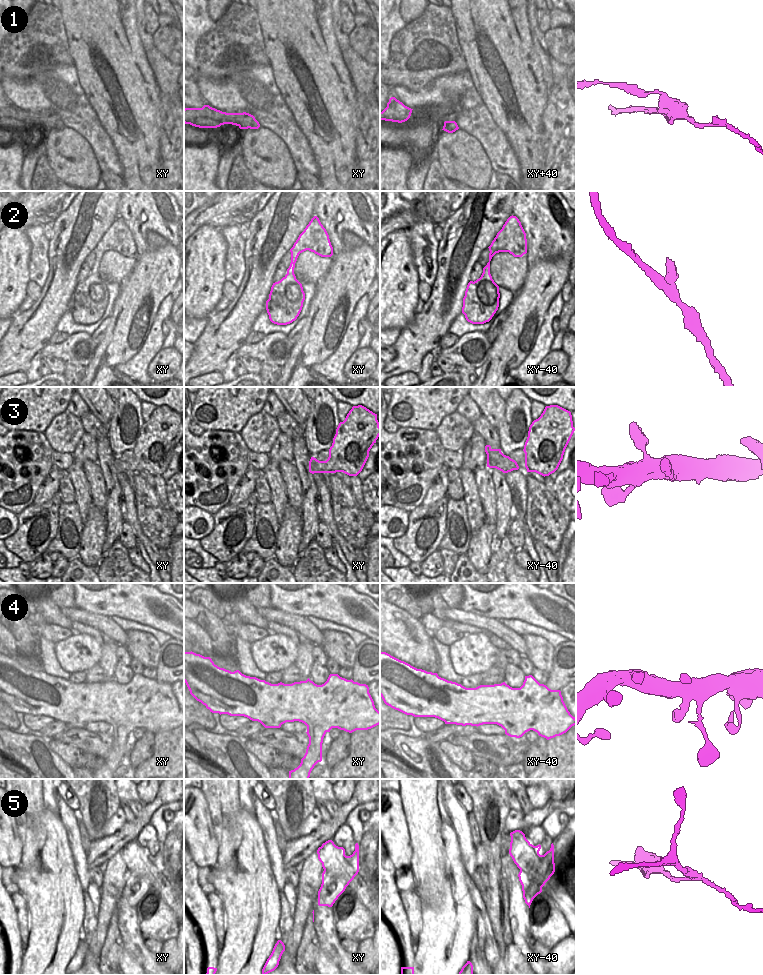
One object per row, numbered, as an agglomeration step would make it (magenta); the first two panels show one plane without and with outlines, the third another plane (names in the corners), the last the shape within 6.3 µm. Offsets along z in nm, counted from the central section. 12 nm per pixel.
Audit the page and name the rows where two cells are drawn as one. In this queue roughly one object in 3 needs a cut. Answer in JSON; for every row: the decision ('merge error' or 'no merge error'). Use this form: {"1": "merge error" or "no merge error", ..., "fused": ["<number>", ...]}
{"1": "merge error", "2": "merge error", "3": "no merge error", "4": "no merge error", "5": "merge error", "fused": ["1", "2", "5"]}

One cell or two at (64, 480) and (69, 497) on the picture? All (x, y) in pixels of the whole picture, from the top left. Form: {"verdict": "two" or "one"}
{"verdict": "one"}

